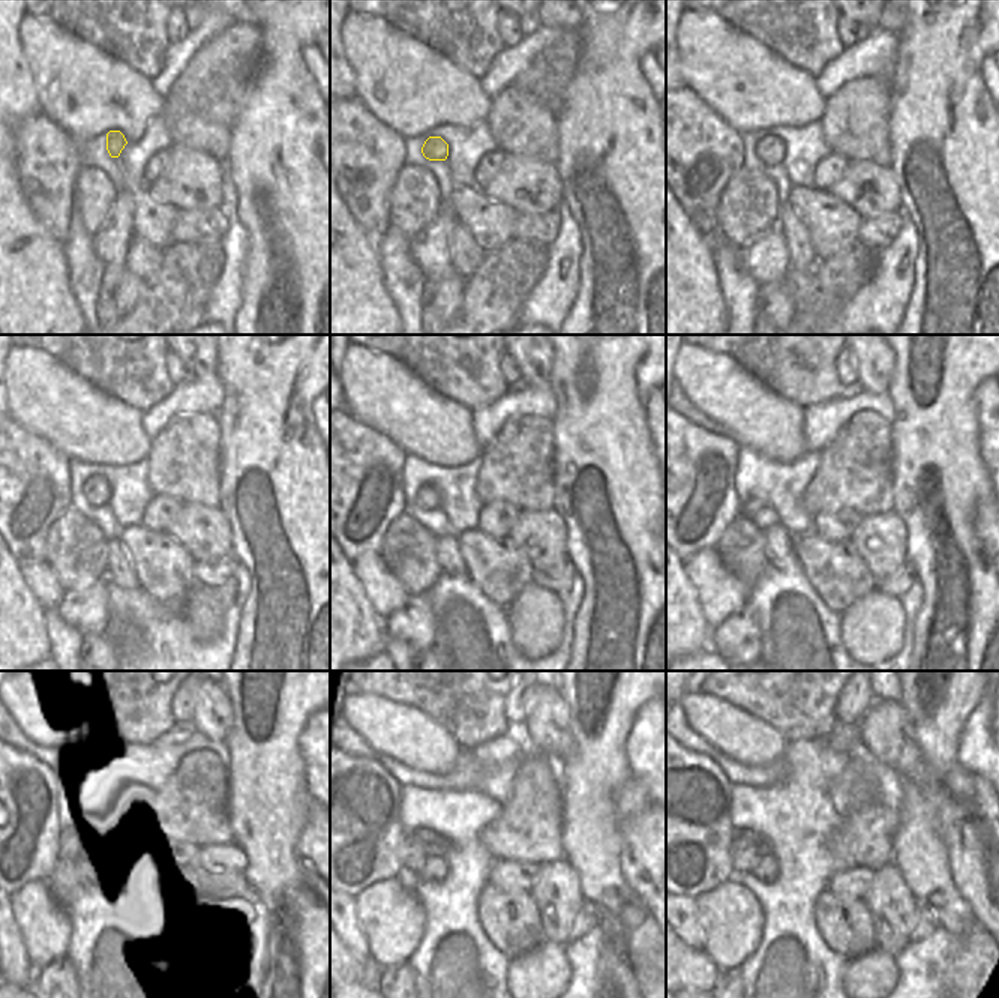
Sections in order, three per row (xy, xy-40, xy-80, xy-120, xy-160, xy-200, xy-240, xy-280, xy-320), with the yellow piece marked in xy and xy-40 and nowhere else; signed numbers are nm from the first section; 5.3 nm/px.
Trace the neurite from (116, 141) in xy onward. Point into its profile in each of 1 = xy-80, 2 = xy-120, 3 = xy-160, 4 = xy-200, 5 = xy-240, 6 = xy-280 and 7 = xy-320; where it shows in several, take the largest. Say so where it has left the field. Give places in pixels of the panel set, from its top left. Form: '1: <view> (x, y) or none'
1: xy-80 (770, 150)
2: xy-120 (96, 491)
3: xy-160 (428, 498)
4: xy-200 (758, 500)
5: xy-240 (77, 848)
6: xy-280 (410, 853)
7: xy-320 (744, 856)

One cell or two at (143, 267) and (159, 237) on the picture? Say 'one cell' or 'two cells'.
two cells

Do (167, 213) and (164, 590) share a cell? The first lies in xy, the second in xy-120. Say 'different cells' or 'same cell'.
same cell

